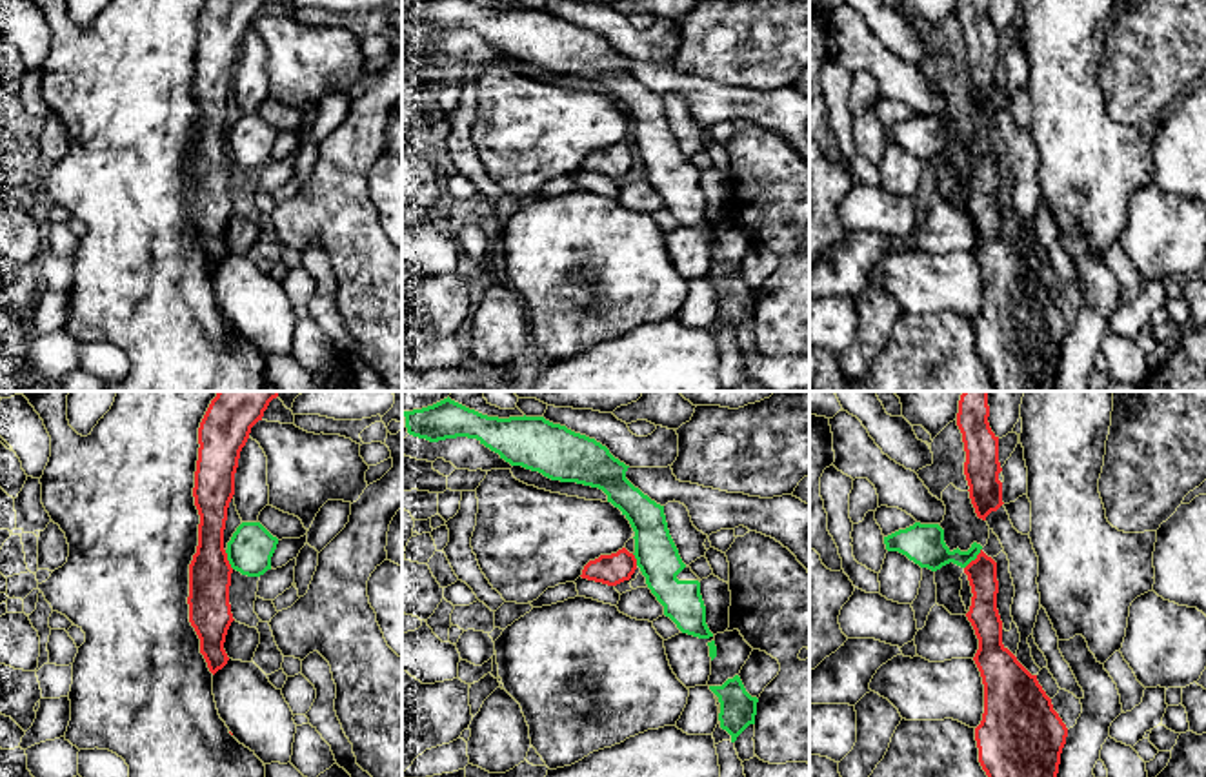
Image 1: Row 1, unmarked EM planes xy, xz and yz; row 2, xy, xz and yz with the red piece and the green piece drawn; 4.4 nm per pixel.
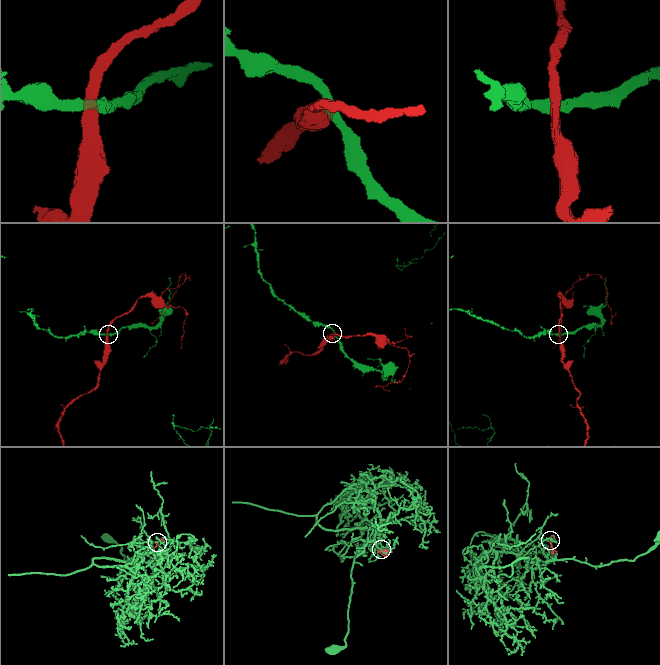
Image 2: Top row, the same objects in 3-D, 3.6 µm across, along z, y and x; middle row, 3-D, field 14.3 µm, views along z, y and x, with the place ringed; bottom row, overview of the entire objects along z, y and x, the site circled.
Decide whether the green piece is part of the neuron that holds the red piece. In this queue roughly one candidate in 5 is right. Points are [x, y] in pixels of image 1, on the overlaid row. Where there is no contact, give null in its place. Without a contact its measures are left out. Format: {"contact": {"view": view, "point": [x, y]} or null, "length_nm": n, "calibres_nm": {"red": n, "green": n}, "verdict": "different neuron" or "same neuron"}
{"contact": {"view": "yz", "point": [975, 559]}, "length_nm": 120, "calibres_nm": {"red": 130, "green": 180}, "verdict": "different neuron"}

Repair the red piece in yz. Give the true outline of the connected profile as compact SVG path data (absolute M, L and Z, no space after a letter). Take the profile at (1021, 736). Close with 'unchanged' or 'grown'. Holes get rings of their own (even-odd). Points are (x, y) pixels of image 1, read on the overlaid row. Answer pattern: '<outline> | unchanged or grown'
M980 550L964 573L973 593L966 617L979 639L973 661L984 684L979 762L988 777L1057 777L1068 728L1037 675L1002 644L997 562Z | unchanged

